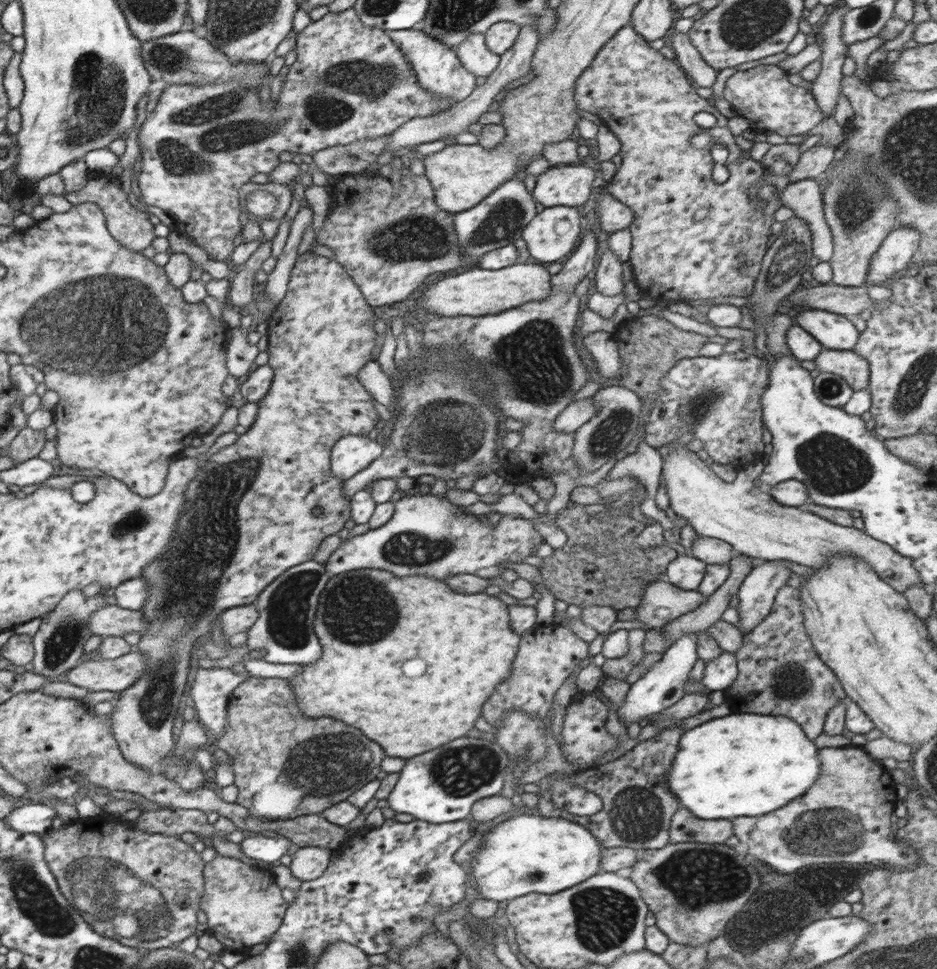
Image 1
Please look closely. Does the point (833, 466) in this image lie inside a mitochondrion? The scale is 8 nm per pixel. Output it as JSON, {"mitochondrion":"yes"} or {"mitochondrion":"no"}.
{"mitochondrion":"yes"}

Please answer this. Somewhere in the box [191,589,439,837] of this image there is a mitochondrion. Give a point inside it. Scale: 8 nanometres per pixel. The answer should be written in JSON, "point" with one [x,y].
{"point":[332,762]}

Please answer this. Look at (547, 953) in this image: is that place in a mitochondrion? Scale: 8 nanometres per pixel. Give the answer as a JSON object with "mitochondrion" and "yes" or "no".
{"mitochondrion":"no"}

